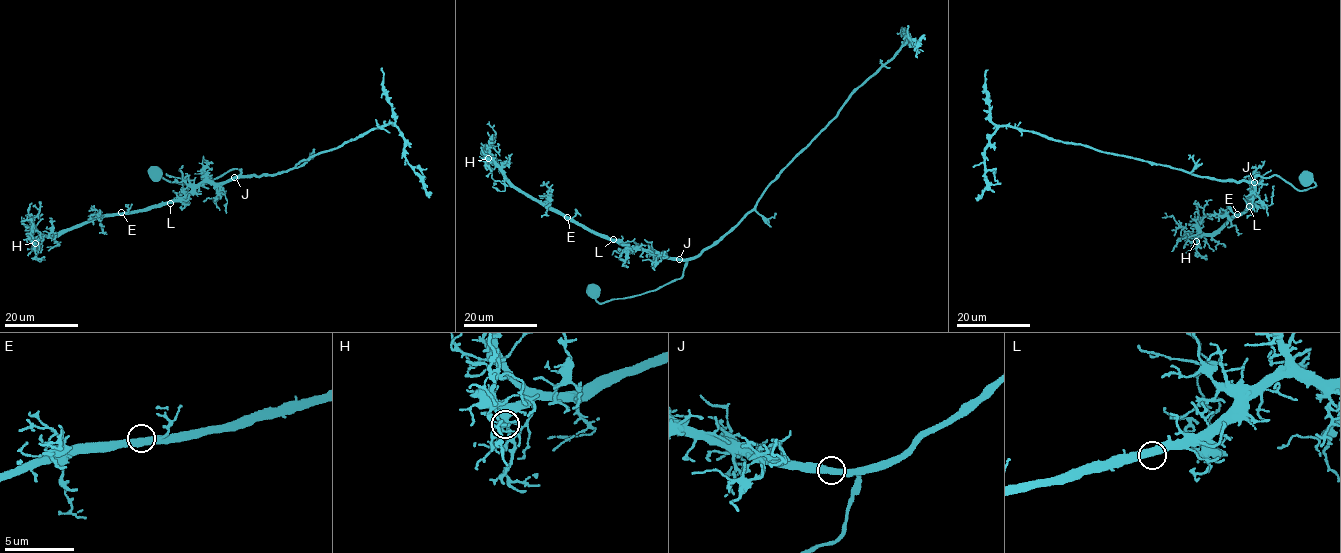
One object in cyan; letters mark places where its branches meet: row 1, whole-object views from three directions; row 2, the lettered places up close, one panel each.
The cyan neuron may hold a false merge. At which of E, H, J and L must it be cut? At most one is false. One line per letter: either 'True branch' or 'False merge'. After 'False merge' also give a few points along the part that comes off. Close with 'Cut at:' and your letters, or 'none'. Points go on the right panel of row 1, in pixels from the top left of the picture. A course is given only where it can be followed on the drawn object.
E: True branch
H: True branch
J: True branch
L: True branch
Cut at: none

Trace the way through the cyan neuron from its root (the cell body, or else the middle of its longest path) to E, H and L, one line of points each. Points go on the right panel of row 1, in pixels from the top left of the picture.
E: (1306, 178), (1315, 185), (1299, 190), (1275, 175), (1257, 176), (1249, 208), (1237, 214)
H: (1306, 178), (1315, 185), (1299, 190), (1275, 175), (1257, 176), (1248, 209), (1214, 233), (1202, 233), (1196, 241)
L: (1306, 178), (1315, 185), (1299, 190), (1275, 175), (1257, 176), (1253, 180), (1254, 196), (1249, 206)

